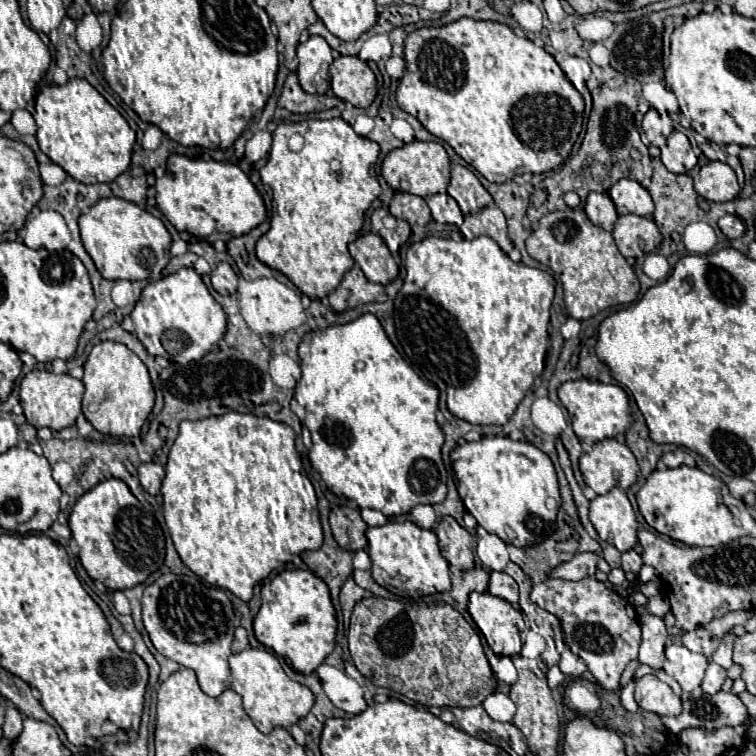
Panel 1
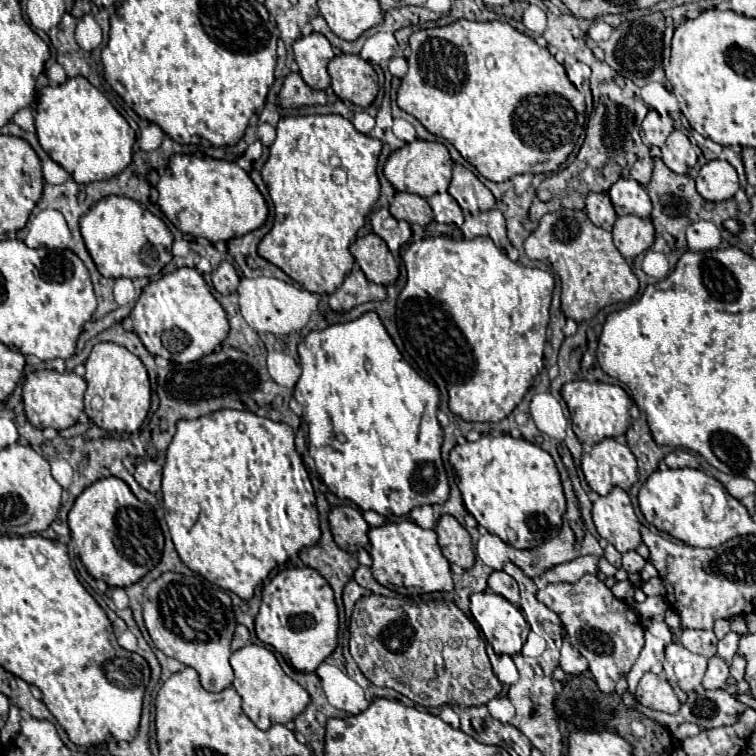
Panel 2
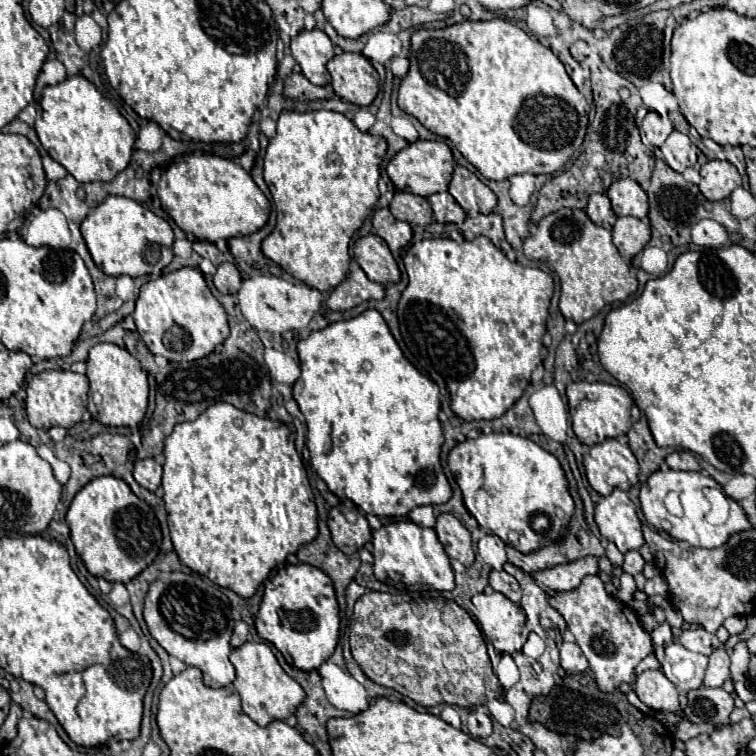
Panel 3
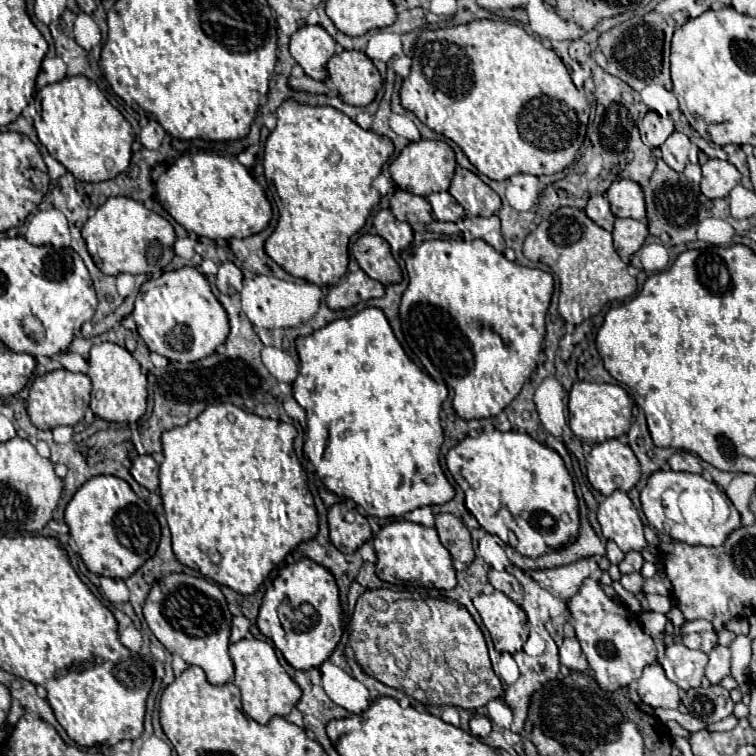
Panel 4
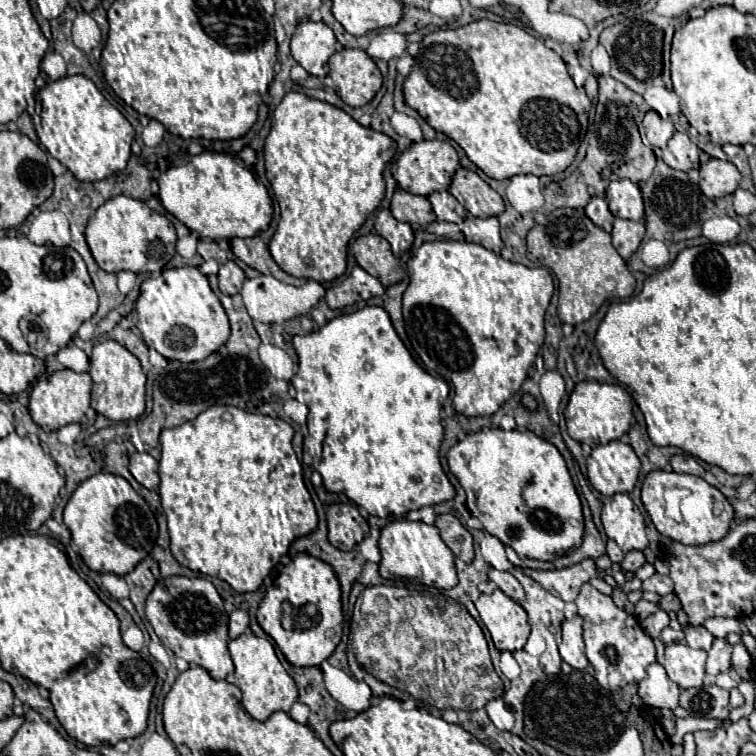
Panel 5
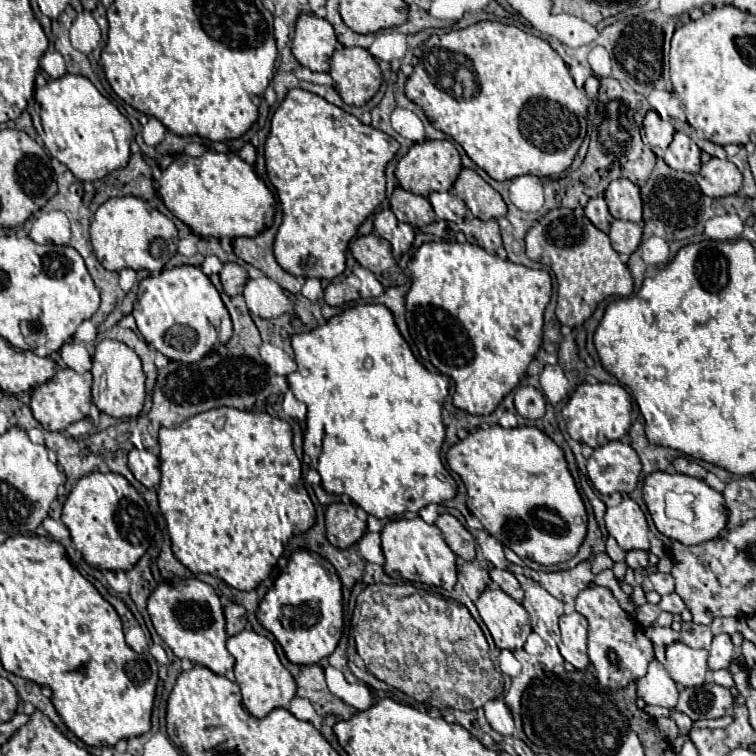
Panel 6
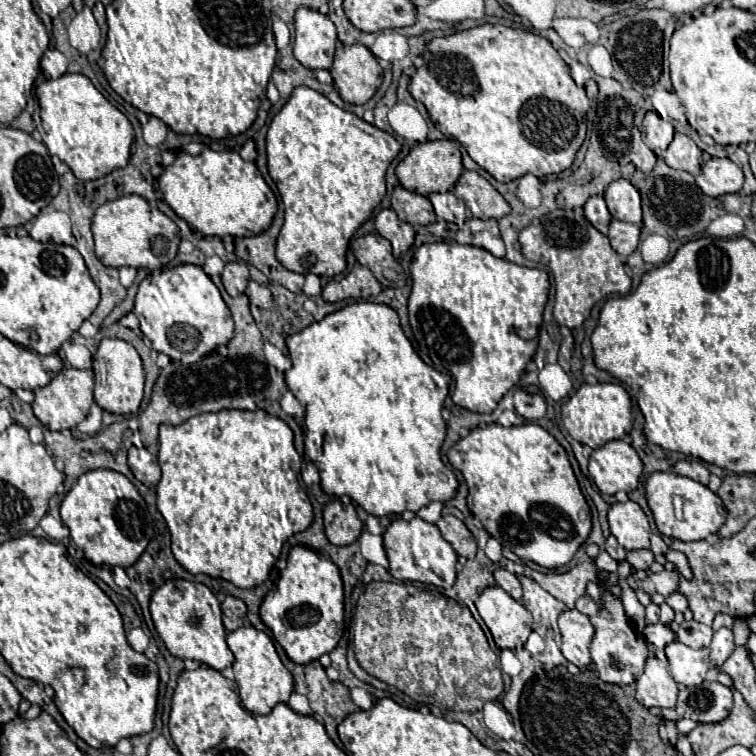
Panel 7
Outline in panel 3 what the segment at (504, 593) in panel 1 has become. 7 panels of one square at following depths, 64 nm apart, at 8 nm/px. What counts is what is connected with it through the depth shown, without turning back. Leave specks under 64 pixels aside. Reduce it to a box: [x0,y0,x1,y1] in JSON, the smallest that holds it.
[490,570,522,604]

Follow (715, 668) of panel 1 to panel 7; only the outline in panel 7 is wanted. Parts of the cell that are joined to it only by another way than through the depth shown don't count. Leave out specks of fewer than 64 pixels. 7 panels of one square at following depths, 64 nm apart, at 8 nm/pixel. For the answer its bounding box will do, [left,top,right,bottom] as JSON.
[710,628,736,664]

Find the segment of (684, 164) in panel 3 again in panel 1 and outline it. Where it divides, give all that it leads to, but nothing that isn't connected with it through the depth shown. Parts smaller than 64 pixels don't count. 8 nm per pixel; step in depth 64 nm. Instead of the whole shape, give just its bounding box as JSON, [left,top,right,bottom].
[662,132,698,174]

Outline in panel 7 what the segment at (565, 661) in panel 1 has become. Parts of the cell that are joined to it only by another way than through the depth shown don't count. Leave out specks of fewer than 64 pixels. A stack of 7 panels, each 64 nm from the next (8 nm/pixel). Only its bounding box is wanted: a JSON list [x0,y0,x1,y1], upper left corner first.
[558,610,594,670]

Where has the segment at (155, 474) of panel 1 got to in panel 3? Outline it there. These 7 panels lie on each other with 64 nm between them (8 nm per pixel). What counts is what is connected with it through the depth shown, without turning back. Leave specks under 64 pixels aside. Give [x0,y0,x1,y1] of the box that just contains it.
[134,458,162,492]

